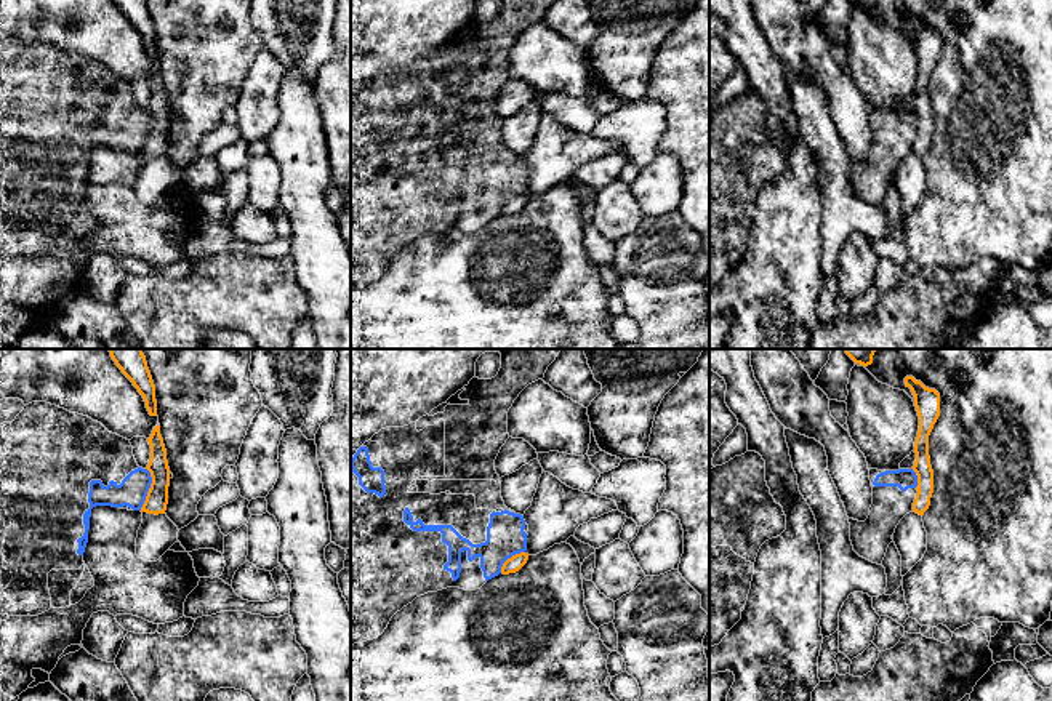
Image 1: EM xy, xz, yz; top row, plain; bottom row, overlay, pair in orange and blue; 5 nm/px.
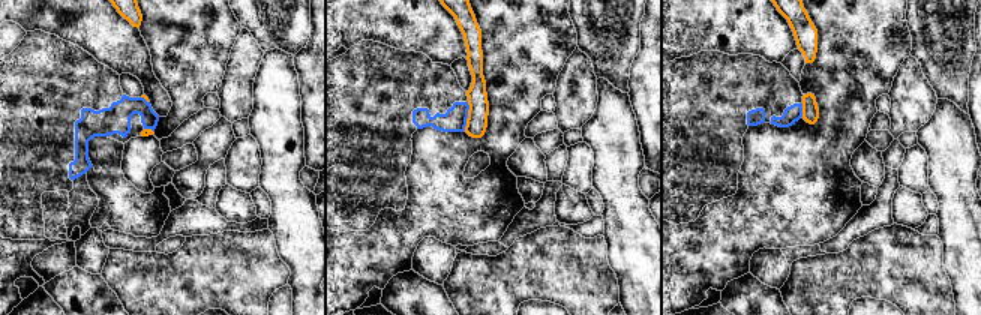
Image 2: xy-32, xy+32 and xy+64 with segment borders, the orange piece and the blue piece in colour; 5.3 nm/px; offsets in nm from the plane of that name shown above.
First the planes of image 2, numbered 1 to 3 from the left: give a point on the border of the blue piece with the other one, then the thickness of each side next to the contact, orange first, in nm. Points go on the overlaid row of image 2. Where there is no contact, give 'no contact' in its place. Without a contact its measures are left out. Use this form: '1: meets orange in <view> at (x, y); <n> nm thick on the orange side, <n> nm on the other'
1: meets orange in xy-32 at (149, 129); 50 nm thick on the orange side, 150 nm on the other
2: meets orange in xy+32 at (468, 116); 110 nm thick on the orange side, 130 nm on the other
3: meets orange in xy+64 at (803, 110); 100 nm thick on the orange side, 90 nm on the other

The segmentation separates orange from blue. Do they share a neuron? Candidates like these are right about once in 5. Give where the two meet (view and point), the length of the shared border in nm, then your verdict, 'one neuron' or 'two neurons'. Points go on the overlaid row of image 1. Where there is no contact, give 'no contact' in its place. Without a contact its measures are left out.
contact xy (149, 488); length 220 nm; two neurons

